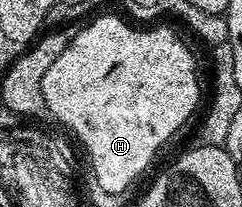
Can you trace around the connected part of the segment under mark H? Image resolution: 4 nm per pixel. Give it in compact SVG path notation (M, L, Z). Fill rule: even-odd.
M98 16L88 19L82 25L84 28L79 33L76 31L72 35L69 46L65 46L65 51L53 61L53 66L49 66L49 71L45 74L45 82L41 82L41 90L45 94L45 106L48 113L52 117L55 115L83 143L82 151L84 153L94 154L97 178L103 179L104 186L122 186L122 184L127 184L129 178L138 181L141 176L139 172L145 171L154 162L159 147L194 114L195 107L199 104L199 76L195 73L194 54L183 45L182 38L174 36L169 29L149 28L153 26L137 26L141 28L134 28L133 25L126 24L119 16Z

